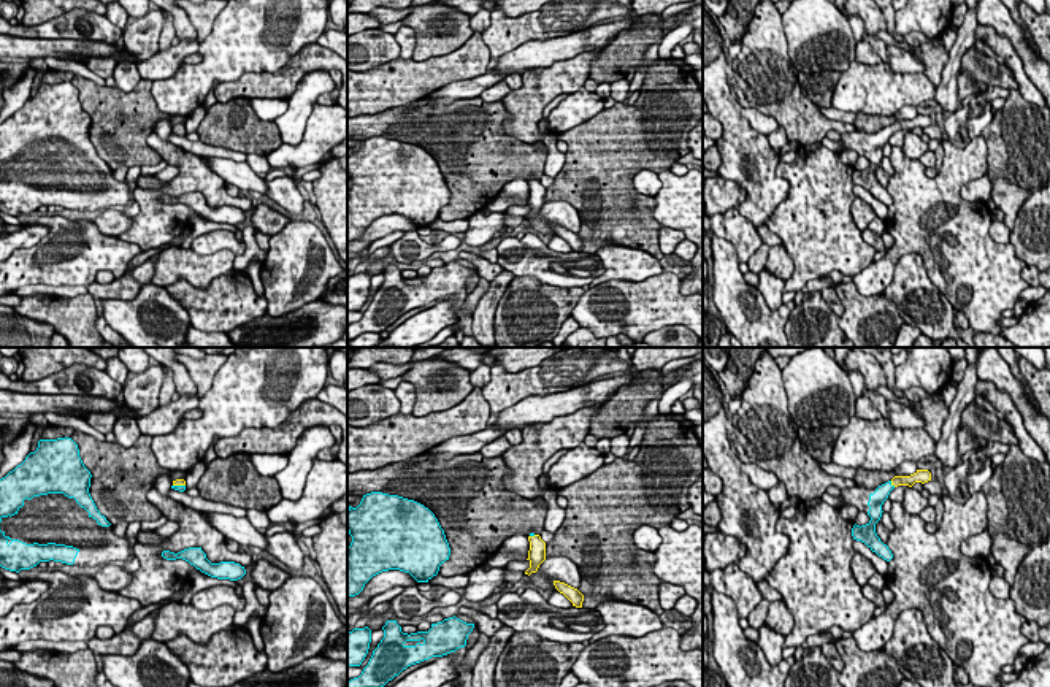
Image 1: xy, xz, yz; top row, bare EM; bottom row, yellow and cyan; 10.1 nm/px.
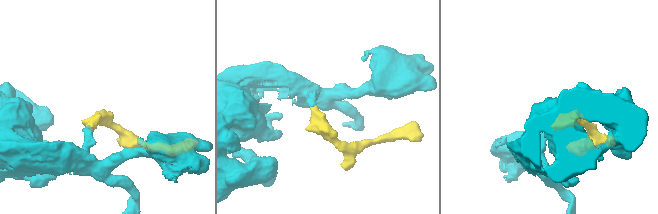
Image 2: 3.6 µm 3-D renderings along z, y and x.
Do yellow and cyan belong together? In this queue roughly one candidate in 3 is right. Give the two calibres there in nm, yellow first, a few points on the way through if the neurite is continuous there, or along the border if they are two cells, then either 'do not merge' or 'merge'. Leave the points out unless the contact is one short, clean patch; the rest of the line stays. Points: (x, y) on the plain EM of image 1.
100/160 nm | across yz (914, 122), (893, 129), (876, 145) | merge

